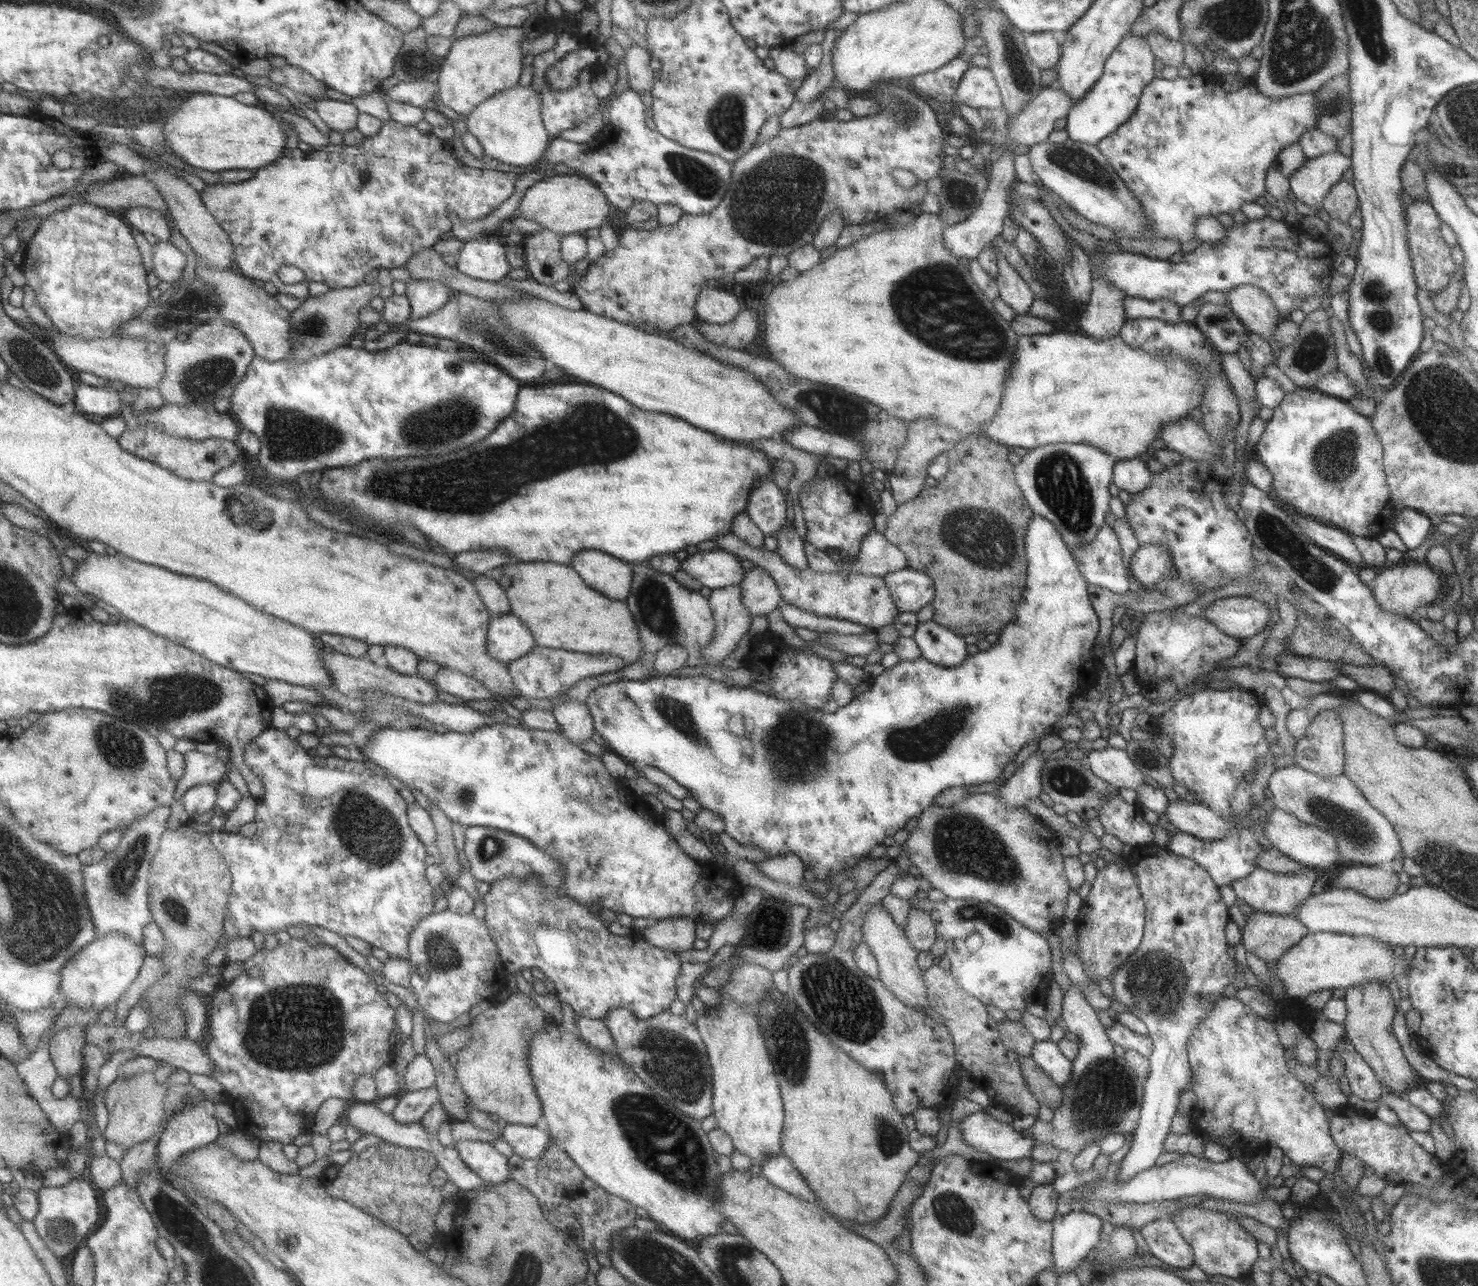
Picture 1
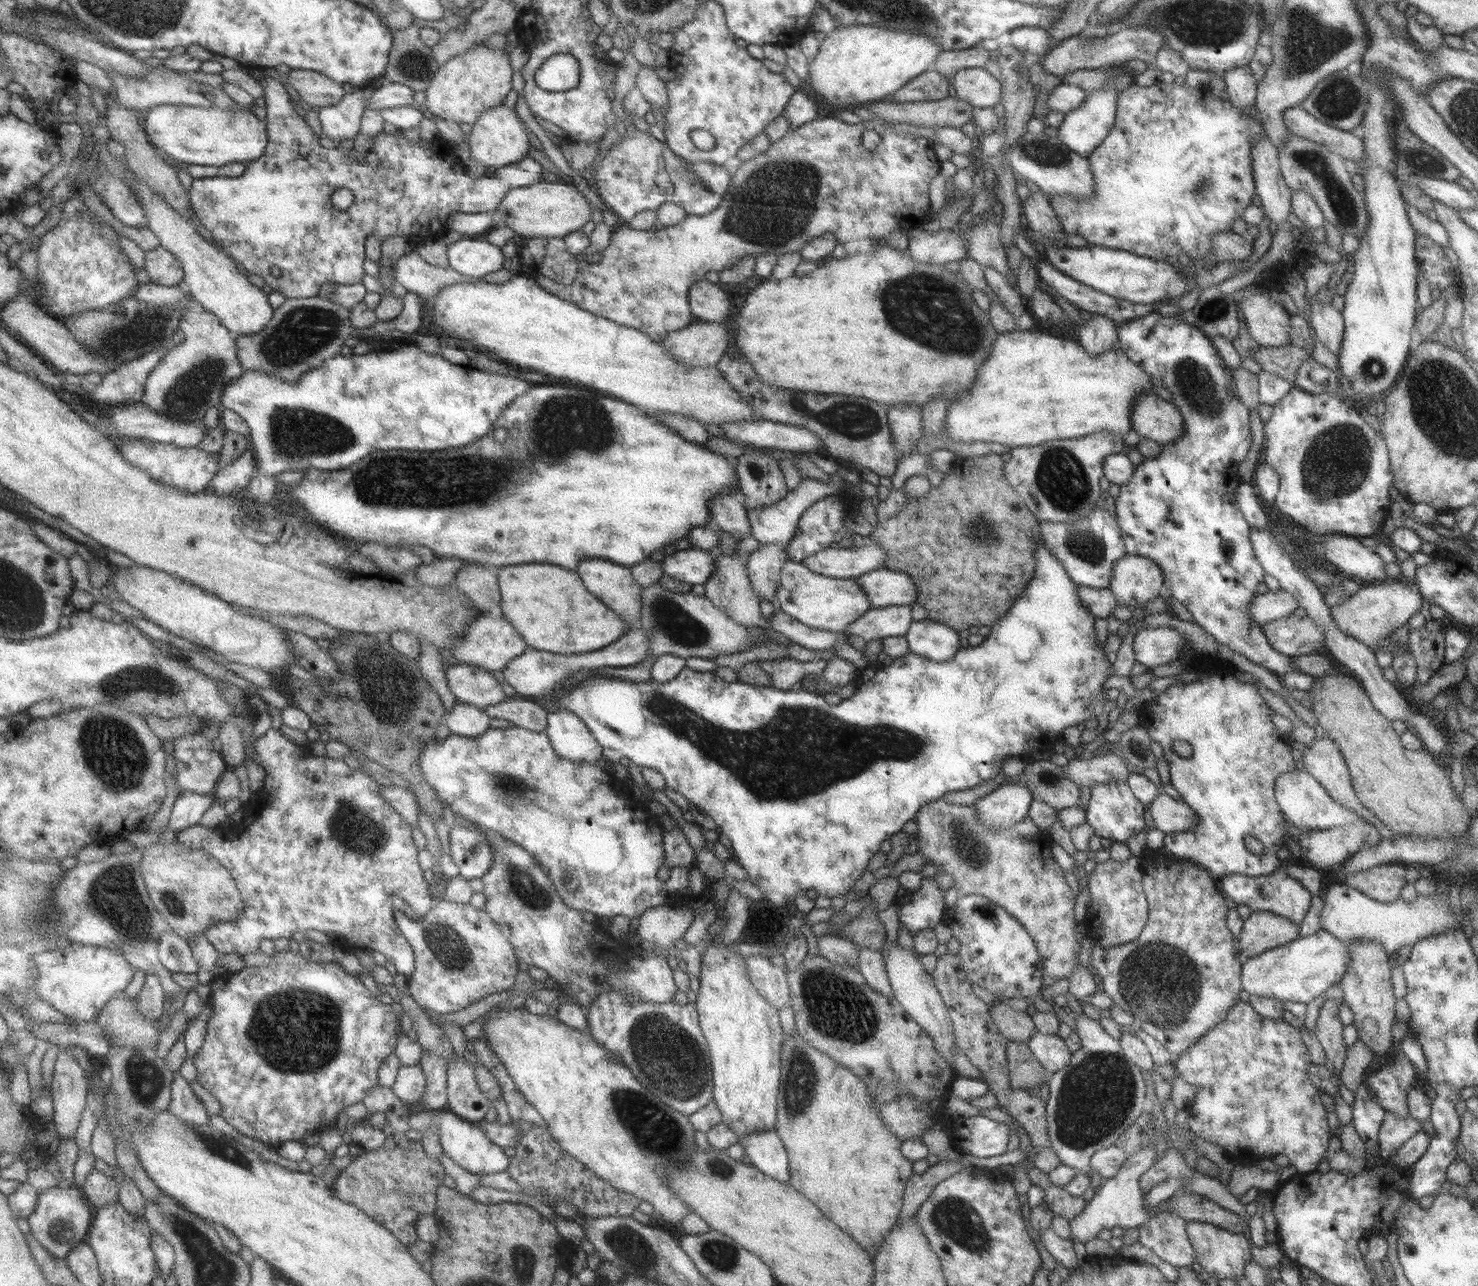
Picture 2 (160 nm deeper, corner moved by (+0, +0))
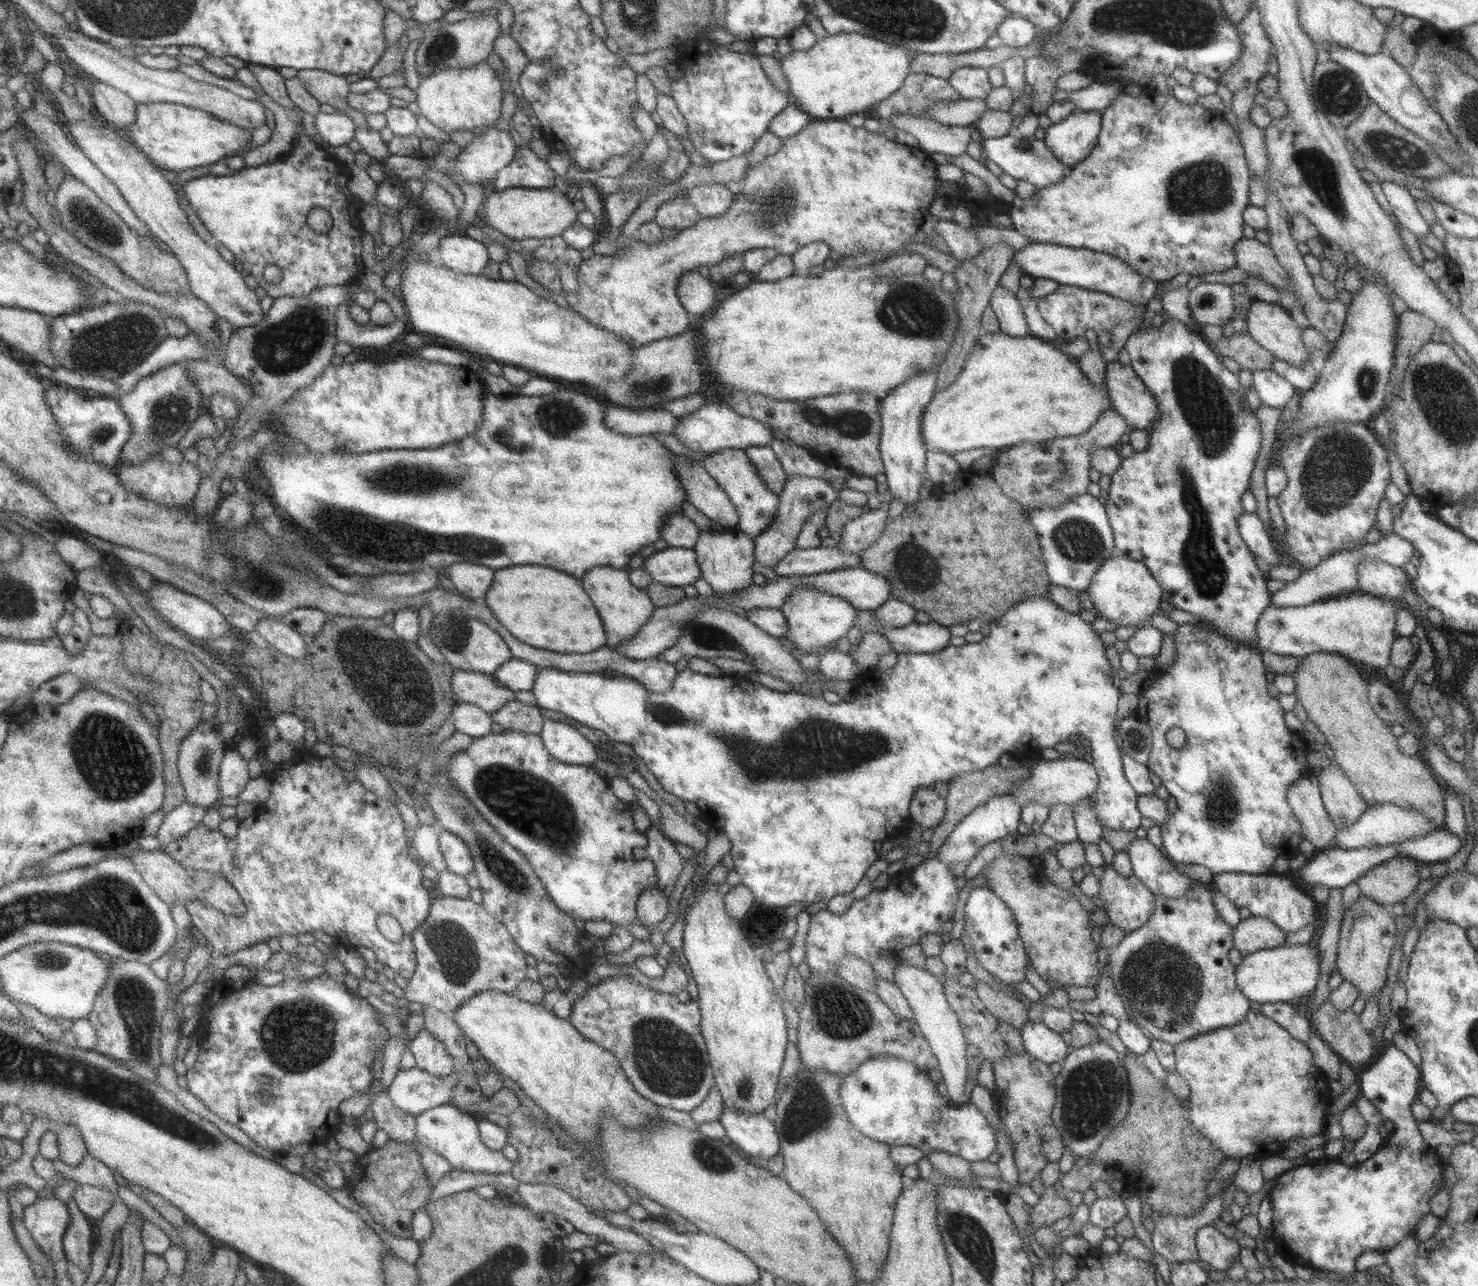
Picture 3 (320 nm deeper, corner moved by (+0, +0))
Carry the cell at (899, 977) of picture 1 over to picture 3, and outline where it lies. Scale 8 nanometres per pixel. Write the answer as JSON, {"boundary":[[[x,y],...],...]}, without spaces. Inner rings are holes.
{"boundary":[[[900,964],[899,967],[894,969],[894,981],[897,988],[903,993],[905,1000],[908,1002],[909,1008],[914,1016],[912,1020],[915,1024],[917,1024],[918,1029],[924,1036],[924,1039],[928,1042],[931,1053],[934,1054],[935,1059],[938,1062],[942,1081],[945,1083],[947,1090],[947,1099],[950,1100],[951,1103],[958,1105],[967,1104],[967,1100],[965,1100],[965,1096],[963,1096],[965,1094],[965,1088],[963,1088],[963,1085],[968,1080],[966,1074],[967,1064],[965,1059],[966,1042],[964,1036],[962,1035],[959,1021],[944,995],[939,978],[929,974],[929,972],[925,969],[921,970],[920,968]]]}

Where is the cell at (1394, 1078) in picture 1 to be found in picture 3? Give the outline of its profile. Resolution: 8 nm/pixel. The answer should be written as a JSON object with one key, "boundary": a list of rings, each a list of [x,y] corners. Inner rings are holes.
{"boundary":[[[1359,895],[1343,912],[1339,928],[1336,969],[1341,976],[1355,986],[1358,997],[1365,1002],[1369,996],[1379,993],[1385,982],[1389,956],[1396,940],[1395,920],[1382,904]]]}

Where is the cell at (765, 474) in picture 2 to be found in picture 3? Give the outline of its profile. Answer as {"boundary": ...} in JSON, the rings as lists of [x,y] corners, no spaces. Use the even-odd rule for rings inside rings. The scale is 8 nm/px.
{"boundary":[[[748,446],[744,451],[754,464],[754,469],[761,475],[766,487],[777,495],[785,482],[786,474],[771,447]]]}

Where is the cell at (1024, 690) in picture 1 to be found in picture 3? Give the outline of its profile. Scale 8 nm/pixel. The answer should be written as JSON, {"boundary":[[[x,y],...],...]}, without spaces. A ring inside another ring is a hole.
{"boundary":[[[1045,592],[1043,597],[1031,597],[1010,607],[1000,618],[989,622],[989,626],[989,634],[975,644],[948,645],[941,652],[933,654],[897,653],[896,663],[891,669],[884,672],[876,670],[874,674],[867,676],[865,682],[869,682],[871,688],[867,688],[867,684],[863,682],[859,686],[859,694],[856,694],[853,700],[841,700],[835,705],[827,704],[821,694],[769,690],[742,676],[717,677],[691,671],[688,667],[676,674],[672,687],[667,692],[657,693],[647,691],[636,680],[621,674],[615,674],[610,678],[601,672],[580,673],[538,667],[535,683],[530,691],[534,694],[535,704],[539,708],[565,714],[567,718],[577,723],[601,730],[609,741],[629,744],[634,752],[633,757],[639,759],[639,763],[643,766],[646,765],[649,774],[656,778],[665,792],[673,794],[679,800],[694,802],[702,817],[707,819],[711,826],[725,832],[731,843],[728,854],[734,864],[735,872],[740,877],[740,883],[752,892],[754,902],[784,909],[785,906],[799,902],[807,905],[816,902],[825,903],[832,896],[851,892],[857,882],[864,877],[865,870],[879,858],[873,844],[884,841],[889,834],[899,834],[901,822],[910,817],[908,806],[917,787],[932,787],[936,781],[949,784],[950,780],[962,772],[983,770],[987,765],[997,763],[999,756],[1005,753],[1022,756],[1025,750],[1033,748],[1053,748],[1059,742],[1089,740],[1093,756],[1091,763],[1098,776],[1098,785],[1093,794],[1096,819],[1101,826],[1111,830],[1134,831],[1139,827],[1141,815],[1135,802],[1138,794],[1131,788],[1123,774],[1121,748],[1117,747],[1113,739],[1116,733],[1117,700],[1120,694],[1117,690],[1114,669],[1106,658],[1106,648],[1100,636],[1092,630],[1091,624],[1081,620],[1079,614],[1057,609],[1049,599],[1048,592]]]}

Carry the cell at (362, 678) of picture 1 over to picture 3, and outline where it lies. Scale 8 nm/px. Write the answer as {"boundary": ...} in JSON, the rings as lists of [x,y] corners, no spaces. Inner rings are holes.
{"boundary":[[[261,620],[257,624],[256,630],[282,655],[293,656],[294,659],[299,660],[303,660],[309,655],[303,636],[288,624],[281,622],[281,620]]]}

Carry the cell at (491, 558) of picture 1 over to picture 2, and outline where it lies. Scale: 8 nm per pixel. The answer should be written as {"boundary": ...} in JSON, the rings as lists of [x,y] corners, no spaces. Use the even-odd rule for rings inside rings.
{"boundary":[[[434,558],[430,564],[420,564],[417,570],[417,579],[423,585],[433,587],[445,587],[453,585],[457,578],[457,572],[463,568],[465,563],[471,563],[461,558]]]}

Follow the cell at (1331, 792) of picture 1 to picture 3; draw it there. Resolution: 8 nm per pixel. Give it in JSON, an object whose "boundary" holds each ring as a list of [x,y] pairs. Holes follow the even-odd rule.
{"boundary":[[[1311,773],[1304,775],[1299,780],[1296,780],[1296,783],[1293,786],[1288,788],[1286,797],[1293,814],[1300,822],[1304,838],[1315,847],[1316,852],[1329,848],[1337,830],[1334,828],[1333,823],[1323,806],[1320,797],[1318,778]]]}

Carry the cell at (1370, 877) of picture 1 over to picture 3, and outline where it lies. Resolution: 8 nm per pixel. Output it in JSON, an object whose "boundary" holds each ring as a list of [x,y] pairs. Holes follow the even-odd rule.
{"boundary":[[[1395,856],[1391,860],[1385,860],[1379,864],[1373,865],[1366,870],[1359,878],[1355,880],[1360,888],[1361,895],[1369,897],[1371,900],[1384,905],[1393,905],[1396,902],[1403,902],[1419,886],[1419,875],[1417,870],[1421,863],[1407,856]]]}

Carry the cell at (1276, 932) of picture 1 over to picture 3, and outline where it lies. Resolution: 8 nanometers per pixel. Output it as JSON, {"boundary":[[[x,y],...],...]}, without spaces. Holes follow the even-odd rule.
{"boundary":[[[1249,916],[1233,927],[1232,947],[1247,955],[1261,949],[1281,946],[1285,937],[1273,921],[1260,916]]]}

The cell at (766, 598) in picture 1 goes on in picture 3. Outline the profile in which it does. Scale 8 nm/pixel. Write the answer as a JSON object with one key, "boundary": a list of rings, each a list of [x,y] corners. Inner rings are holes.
{"boundary":[[[791,475],[786,476],[781,490],[776,495],[778,503],[774,512],[774,517],[769,524],[755,537],[754,560],[762,567],[774,569],[774,564],[782,556],[785,556],[796,546],[796,538],[804,525],[805,519],[814,512],[828,507],[833,500],[838,497],[838,491],[829,485],[829,480],[810,479],[807,476]]]}

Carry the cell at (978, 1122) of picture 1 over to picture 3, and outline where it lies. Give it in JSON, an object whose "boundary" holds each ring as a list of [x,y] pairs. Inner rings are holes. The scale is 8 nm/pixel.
{"boundary":[[[871,1058],[865,1063],[859,1064],[853,1071],[849,1071],[847,1076],[841,1077],[839,1086],[839,1099],[851,1121],[851,1125],[861,1133],[889,1146],[909,1145],[918,1148],[924,1154],[933,1152],[948,1152],[955,1156],[960,1156],[969,1162],[982,1161],[994,1152],[995,1131],[991,1129],[985,1117],[979,1113],[970,1103],[950,1107],[947,1096],[941,1096],[936,1091],[936,1084],[933,1084],[925,1074],[917,1071],[911,1062],[899,1060],[899,1058]]]}

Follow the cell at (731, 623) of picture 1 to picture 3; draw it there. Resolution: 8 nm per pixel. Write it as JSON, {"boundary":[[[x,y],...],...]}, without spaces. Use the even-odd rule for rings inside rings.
{"boundary":[[[712,525],[710,531],[698,530],[696,543],[692,546],[696,554],[700,576],[714,592],[727,593],[733,596],[735,591],[751,586],[754,560],[754,541],[751,536],[736,527],[721,528]]]}

